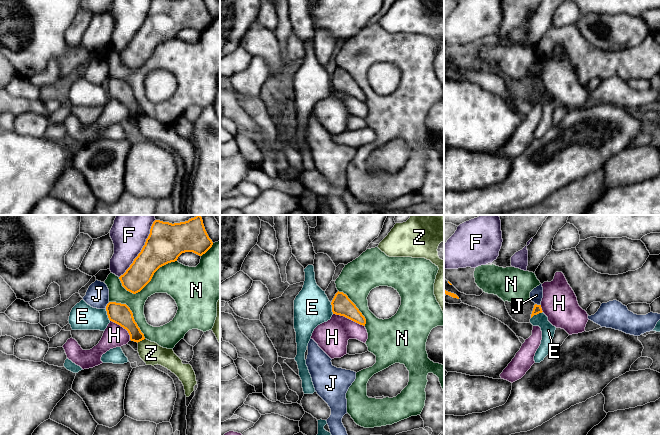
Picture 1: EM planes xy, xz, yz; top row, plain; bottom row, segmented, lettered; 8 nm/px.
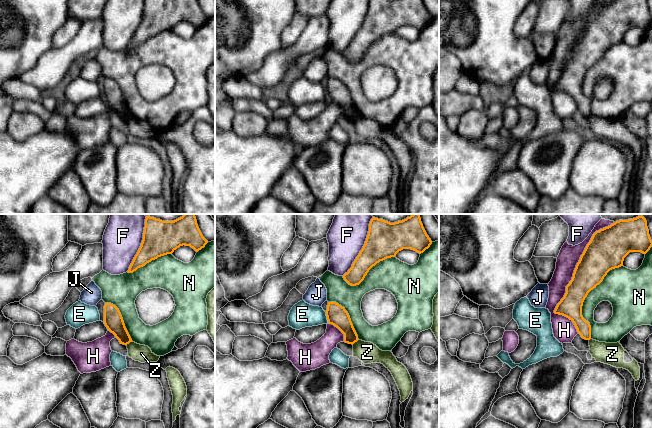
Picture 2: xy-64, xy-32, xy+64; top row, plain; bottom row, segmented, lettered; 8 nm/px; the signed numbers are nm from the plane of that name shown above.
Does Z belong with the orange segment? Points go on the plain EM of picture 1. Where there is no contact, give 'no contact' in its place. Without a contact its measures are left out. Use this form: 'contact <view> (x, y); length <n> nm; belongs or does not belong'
contact xy (140, 116); length 70 nm; does not belong

